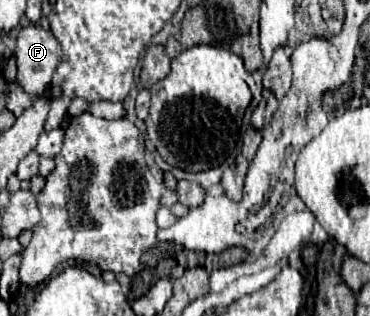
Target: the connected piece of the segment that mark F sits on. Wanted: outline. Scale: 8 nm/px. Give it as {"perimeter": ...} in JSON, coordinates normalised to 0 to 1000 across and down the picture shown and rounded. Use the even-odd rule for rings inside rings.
{"perimeter":[[[68,82],[46,108],[46,259],[84,304],[111,304],[165,190],[165,146],[111,82]]]}

